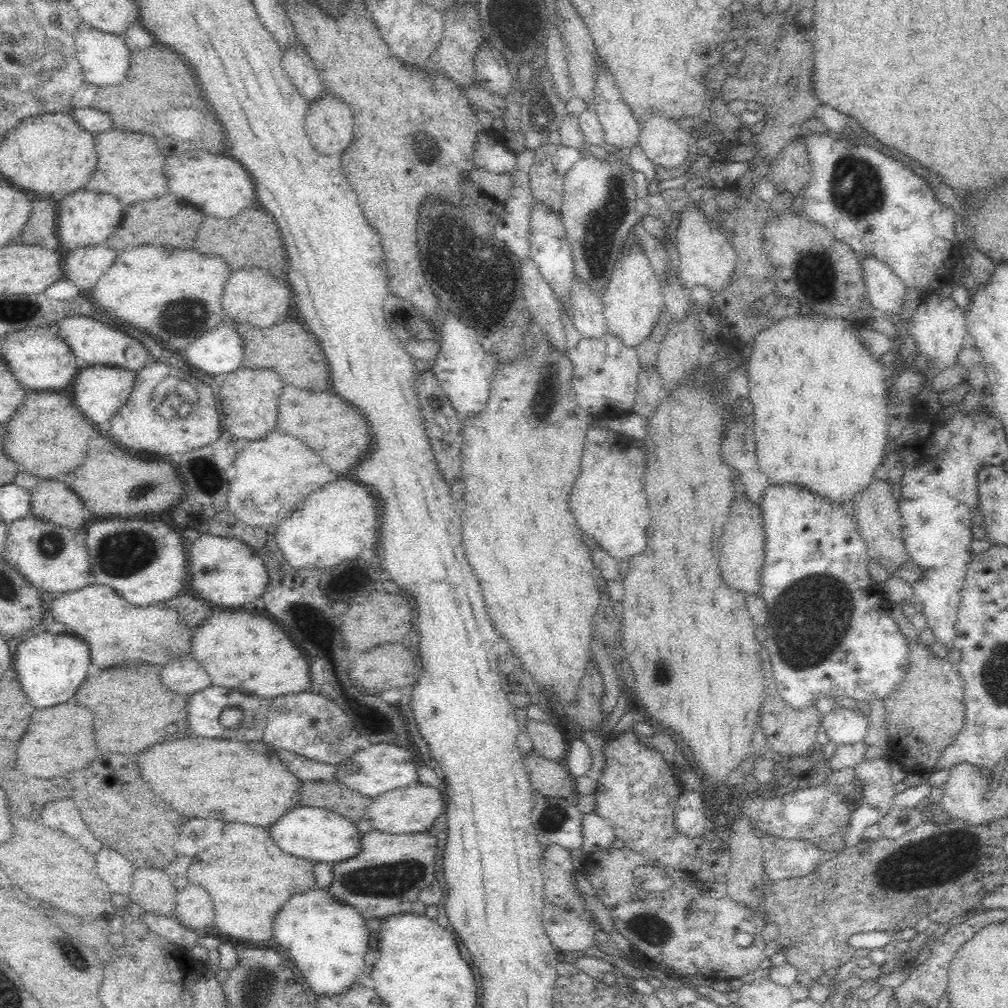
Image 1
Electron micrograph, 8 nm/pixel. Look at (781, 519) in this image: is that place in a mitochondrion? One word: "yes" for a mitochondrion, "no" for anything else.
no

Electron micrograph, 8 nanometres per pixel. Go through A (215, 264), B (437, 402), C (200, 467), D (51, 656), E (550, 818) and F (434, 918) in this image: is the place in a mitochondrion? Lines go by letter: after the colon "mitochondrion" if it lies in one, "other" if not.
A: other
B: other
C: mitochondrion
D: other
E: mitochondrion
F: other

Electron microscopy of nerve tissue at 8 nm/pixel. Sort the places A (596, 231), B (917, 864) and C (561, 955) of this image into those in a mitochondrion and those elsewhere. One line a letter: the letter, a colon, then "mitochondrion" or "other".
A: mitochondrion
B: mitochondrion
C: other

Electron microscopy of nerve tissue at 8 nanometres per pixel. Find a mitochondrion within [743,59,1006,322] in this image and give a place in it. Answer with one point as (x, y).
(860, 196)

